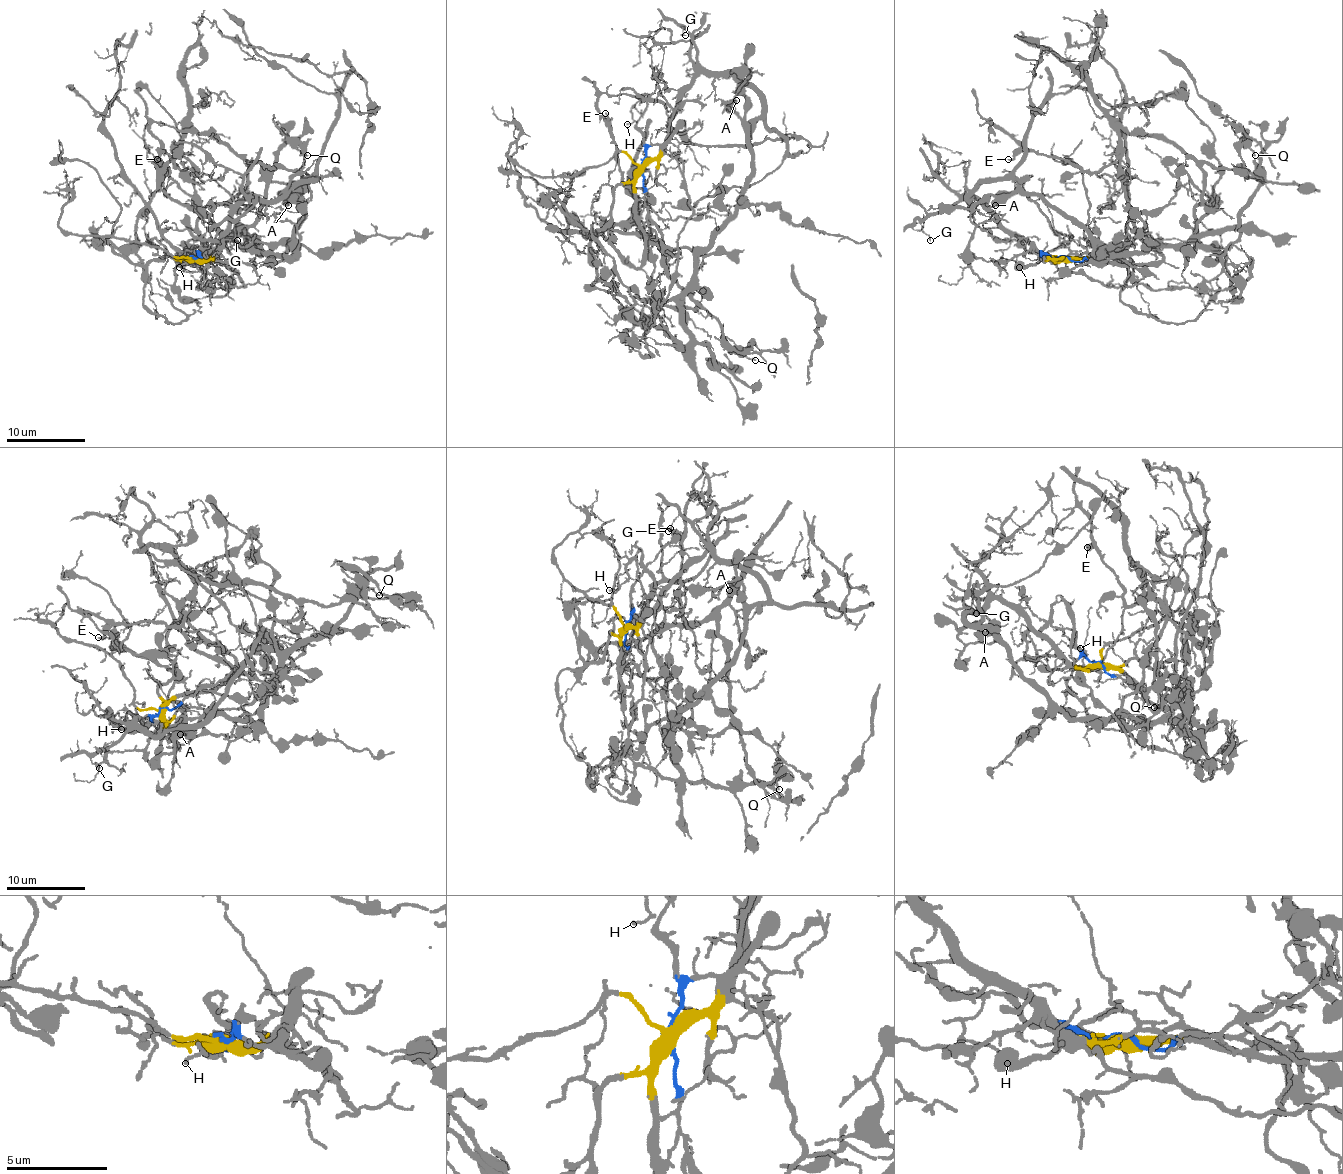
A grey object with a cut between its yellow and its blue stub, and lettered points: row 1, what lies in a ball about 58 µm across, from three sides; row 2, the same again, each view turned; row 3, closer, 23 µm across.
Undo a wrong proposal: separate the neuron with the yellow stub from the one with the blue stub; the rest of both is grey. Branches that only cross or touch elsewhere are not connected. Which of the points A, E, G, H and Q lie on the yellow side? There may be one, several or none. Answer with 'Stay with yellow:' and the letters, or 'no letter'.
Stay with yellow: A, G

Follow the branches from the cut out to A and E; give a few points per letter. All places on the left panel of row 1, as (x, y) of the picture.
A: (194, 257), (215, 253), (227, 217), (249, 196), (282, 200), (314, 178), (286, 198), (288, 206)
E: (194, 257), (213, 241), (213, 223), (161, 186), (161, 172), (178, 159), (188, 170), (164, 151), (157, 159)

